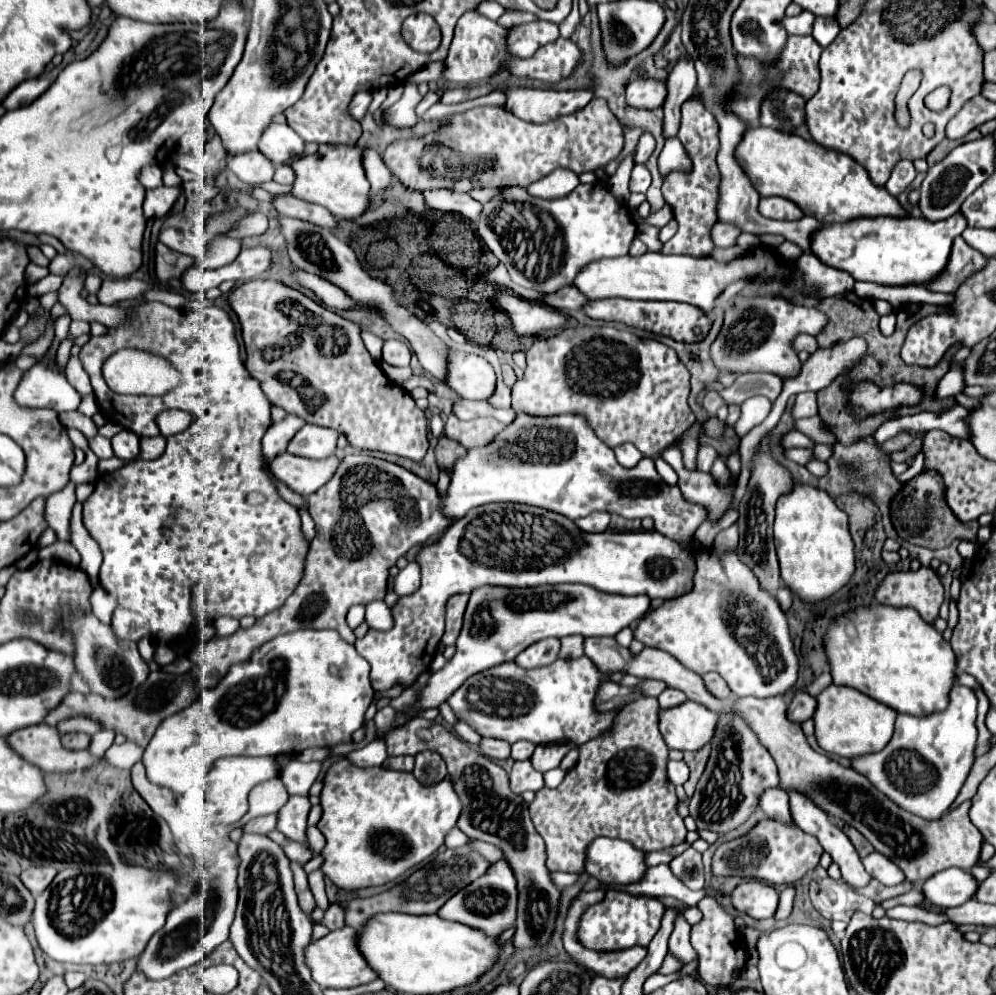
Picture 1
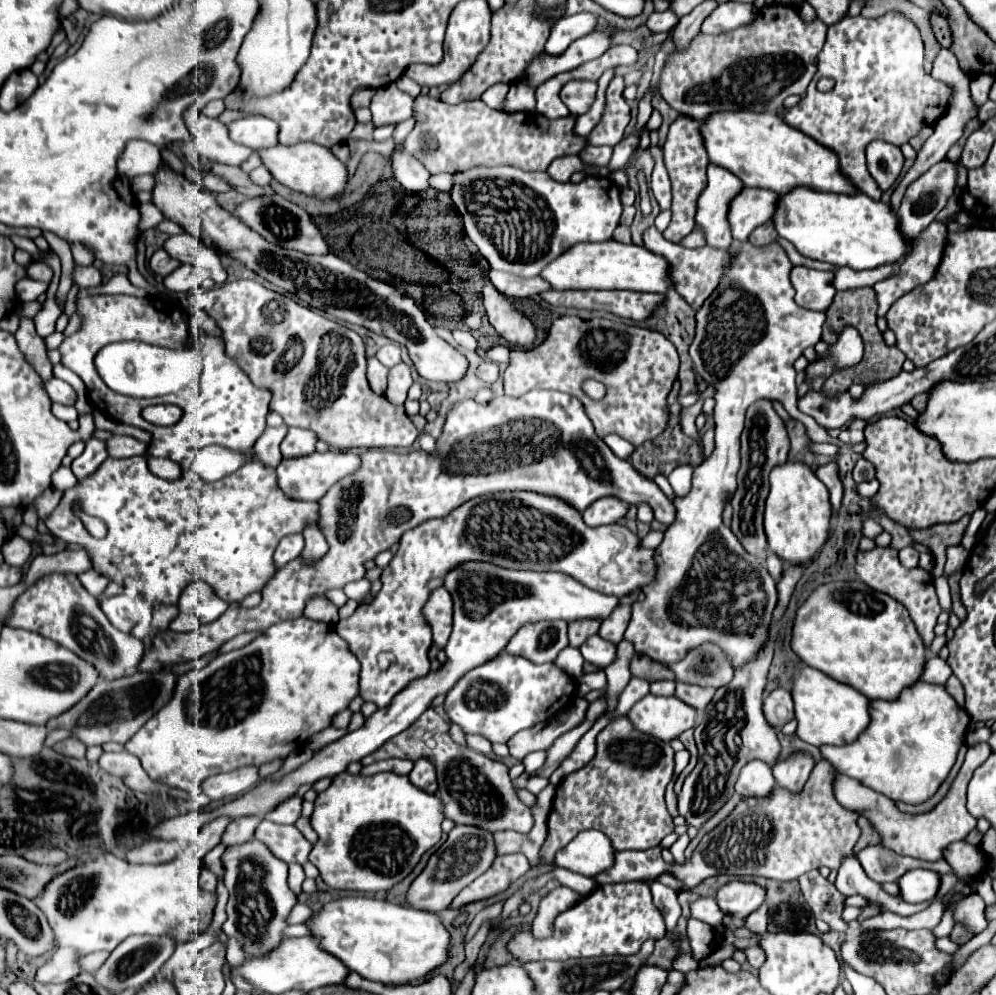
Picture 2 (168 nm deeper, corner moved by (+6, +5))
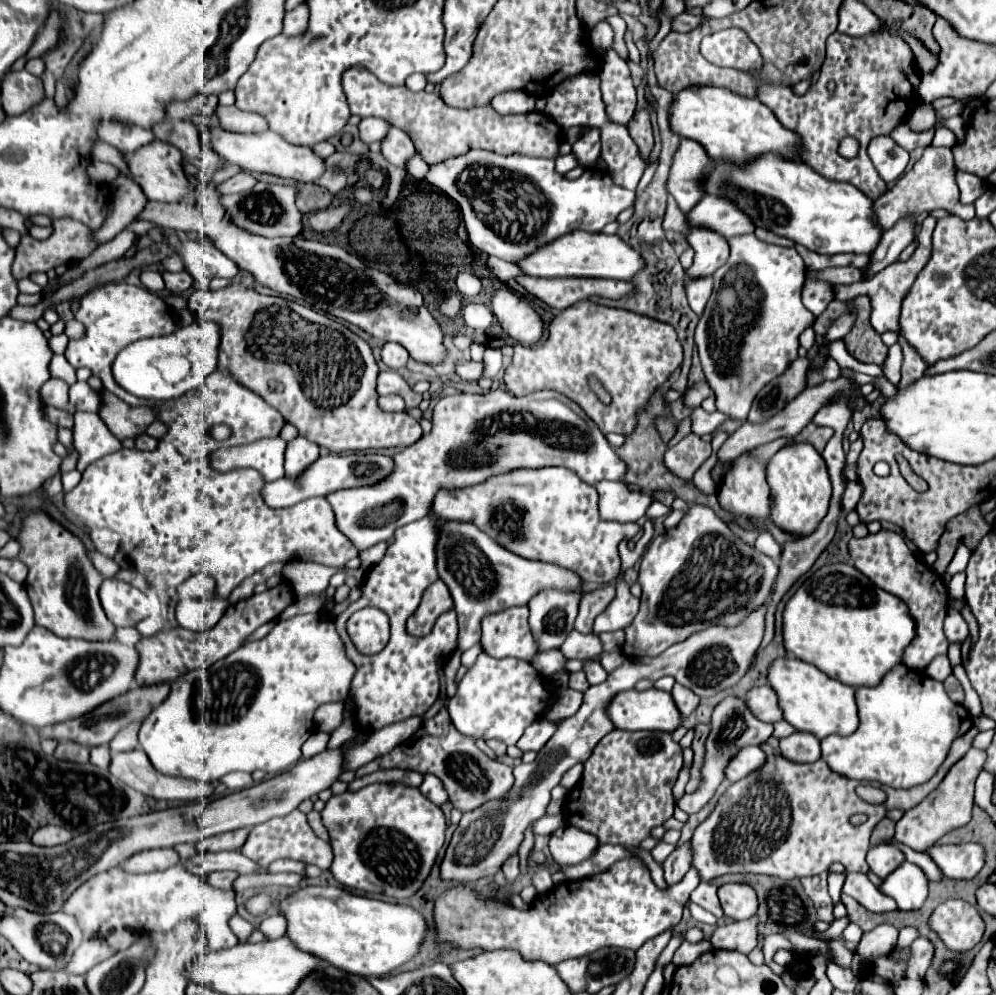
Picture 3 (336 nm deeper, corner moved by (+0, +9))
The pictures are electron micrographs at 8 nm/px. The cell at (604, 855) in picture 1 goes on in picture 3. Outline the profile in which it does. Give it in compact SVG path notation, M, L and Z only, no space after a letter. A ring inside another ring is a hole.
M559 828L551 834L549 850L553 860L559 866L575 866L583 860L589 860L599 848L599 838L591 832L571 828Z

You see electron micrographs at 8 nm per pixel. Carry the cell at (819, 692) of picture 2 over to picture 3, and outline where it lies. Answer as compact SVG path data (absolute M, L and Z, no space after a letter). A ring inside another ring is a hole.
M779 658L769 668L769 684L779 694L783 718L801 732L809 732L823 740L829 734L849 736L859 726L855 688L839 680L831 680L813 664L807 664L797 658Z

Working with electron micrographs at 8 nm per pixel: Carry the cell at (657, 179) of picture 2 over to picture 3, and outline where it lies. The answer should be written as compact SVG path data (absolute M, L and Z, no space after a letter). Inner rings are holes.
M669 194L669 198L667 198L667 212L665 212L665 218L663 218L663 228L665 228L665 230L671 228L671 230L683 234L683 230L685 230L683 224L685 224L685 216L683 216L683 212L679 210L675 198Z

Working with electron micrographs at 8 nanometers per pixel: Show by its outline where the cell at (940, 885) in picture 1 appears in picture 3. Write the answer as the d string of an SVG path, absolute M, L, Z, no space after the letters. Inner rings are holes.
M903 862L903 866L891 872L881 886L881 890L887 896L895 898L899 910L921 908L927 896L927 888L929 888L929 880L925 872L917 864L911 864L911 862Z

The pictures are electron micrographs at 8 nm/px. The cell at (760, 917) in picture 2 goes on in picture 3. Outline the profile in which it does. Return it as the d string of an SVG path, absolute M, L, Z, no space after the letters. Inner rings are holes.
M759 916L719 926L717 932L711 936L711 944L713 948L737 950L749 954L757 946L757 928L759 928Z

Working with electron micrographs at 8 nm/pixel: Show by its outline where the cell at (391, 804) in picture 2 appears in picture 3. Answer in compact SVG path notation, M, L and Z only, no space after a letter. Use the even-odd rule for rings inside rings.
M369 784L357 792L347 790L343 794L331 796L321 810L321 820L331 838L333 862L329 872L333 874L333 878L347 888L379 892L397 900L409 898L421 888L437 858L439 848L443 846L447 830L443 810L423 798L417 788L405 784Z

